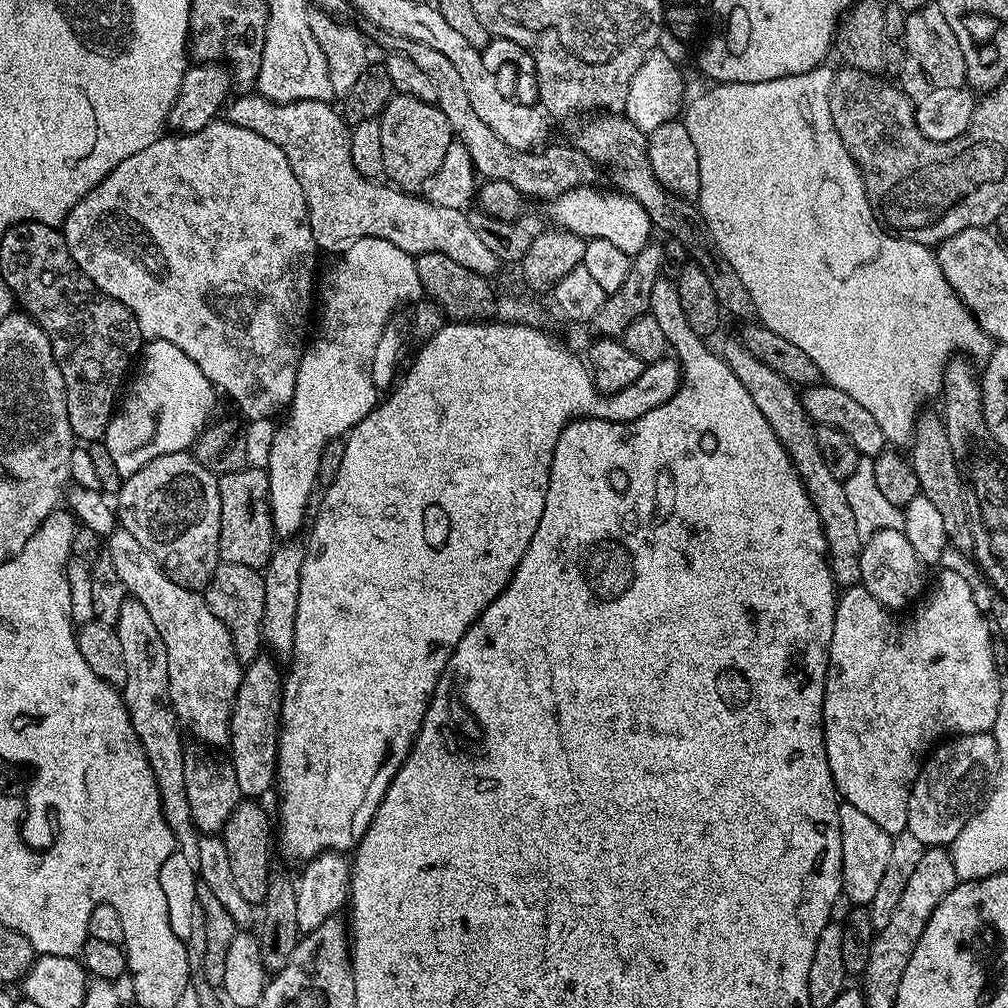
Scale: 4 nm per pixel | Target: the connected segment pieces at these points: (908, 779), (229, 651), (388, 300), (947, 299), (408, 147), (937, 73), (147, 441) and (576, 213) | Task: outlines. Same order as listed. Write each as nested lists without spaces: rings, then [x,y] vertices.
[[[944,572],[937,578],[936,585],[933,586],[932,593],[930,592],[931,588],[927,595],[915,605],[917,608],[913,616],[904,616],[908,614],[893,614],[889,609],[883,608],[862,586],[843,589],[836,601],[834,634],[830,638],[828,647],[828,673],[824,683],[824,745],[826,746],[826,758],[830,762],[830,774],[834,778],[836,794],[843,803],[862,810],[862,814],[870,817],[877,826],[882,826],[882,830],[886,830],[891,837],[905,831],[908,826],[908,795],[912,793],[912,784],[916,781],[918,771],[916,752],[925,751],[924,753],[927,753],[928,744],[935,745],[941,738],[991,732],[994,718],[998,718],[998,702],[1002,687],[1000,678],[1002,676],[996,670],[994,657],[991,654],[991,640],[994,632],[985,613],[983,616],[979,606],[976,605],[976,596],[972,593],[971,582],[960,572]]]
[[[117,527],[107,537],[106,556],[114,562],[114,570],[118,570],[128,587],[129,597],[146,606],[154,626],[158,626],[158,634],[162,634],[162,642],[166,642],[170,702],[177,721],[204,743],[201,745],[227,745],[232,707],[242,675],[230,630],[218,622],[199,591],[183,588],[165,576],[163,568],[125,528]]]
[[[382,238],[353,240],[344,250],[340,261],[325,276],[323,273],[319,277],[320,325],[316,328],[316,337],[307,341],[306,351],[298,366],[292,402],[286,409],[286,415],[283,417],[285,420],[279,421],[274,442],[270,445],[270,462],[266,469],[268,509],[272,512],[272,527],[277,533],[296,534],[292,532],[299,530],[300,523],[308,512],[308,499],[312,496],[312,488],[317,487],[318,462],[322,458],[324,447],[332,440],[351,432],[352,427],[362,422],[362,418],[366,418],[366,414],[370,414],[376,407],[378,389],[371,380],[370,366],[383,330],[393,319],[392,311],[403,300],[416,302],[422,296],[418,270],[411,252],[398,250],[394,242]]]
[[[821,66],[818,68],[811,68],[808,72],[803,72],[797,76],[774,78],[770,82],[754,82],[753,84],[713,83],[711,85],[712,89],[710,89],[709,92],[704,92],[701,96],[694,97],[692,101],[691,99],[687,101],[686,107],[682,112],[682,122],[686,126],[686,134],[690,134],[690,139],[694,141],[694,150],[698,150],[699,177],[701,178],[700,192],[698,195],[698,215],[712,243],[715,244],[716,249],[726,258],[726,262],[730,262],[730,266],[734,266],[734,274],[738,274],[740,287],[743,295],[746,297],[747,303],[749,300],[749,302],[756,307],[757,314],[760,315],[760,317],[758,317],[759,323],[765,328],[774,330],[774,334],[782,334],[782,338],[788,339],[789,342],[794,342],[794,346],[799,346],[799,348],[809,356],[810,362],[814,362],[814,366],[818,366],[821,377],[823,377],[827,383],[833,384],[838,390],[846,390],[846,394],[850,394],[850,398],[854,398],[859,402],[878,422],[878,427],[882,429],[882,434],[886,434],[889,445],[900,446],[896,444],[904,443],[904,445],[907,445],[909,441],[911,441],[917,419],[921,415],[922,409],[925,407],[923,404],[927,402],[928,396],[939,397],[941,395],[944,387],[944,371],[948,368],[948,361],[960,353],[963,353],[963,355],[968,358],[973,358],[972,356],[987,358],[992,355],[994,341],[991,336],[987,336],[987,334],[980,329],[980,324],[977,322],[975,316],[968,311],[968,307],[964,305],[964,301],[961,300],[960,295],[954,291],[950,286],[950,282],[942,274],[940,264],[936,261],[935,251],[927,244],[919,244],[913,240],[904,240],[902,237],[885,230],[880,221],[877,220],[876,216],[872,213],[872,207],[866,198],[866,186],[862,182],[862,174],[858,170],[854,158],[850,158],[846,146],[842,146],[842,138],[838,138],[838,130],[834,130],[834,118],[830,114],[830,98],[828,97],[830,94],[830,86],[832,85],[832,73],[833,69],[831,67]]]
[[[396,94],[383,105],[378,119],[382,130],[384,176],[401,190],[423,189],[442,166],[447,147],[454,141],[446,114],[435,104]]]
[[[934,2],[925,4],[907,13],[904,17],[904,69],[898,77],[899,87],[913,101],[920,101],[934,90],[954,90],[965,87],[968,75],[962,58],[962,46],[946,22],[946,14]]]
[[[147,341],[135,372],[136,384],[127,385],[102,441],[106,450],[110,450],[110,458],[114,466],[118,466],[122,478],[133,476],[142,470],[144,464],[162,454],[191,449],[211,419],[209,416],[216,395],[206,374],[202,374],[195,362],[182,354],[174,342]]]
[[[580,185],[553,197],[547,204],[549,220],[555,227],[570,230],[584,239],[606,240],[630,258],[651,241],[652,223],[646,210],[632,196],[619,190],[604,192],[593,185]]]

